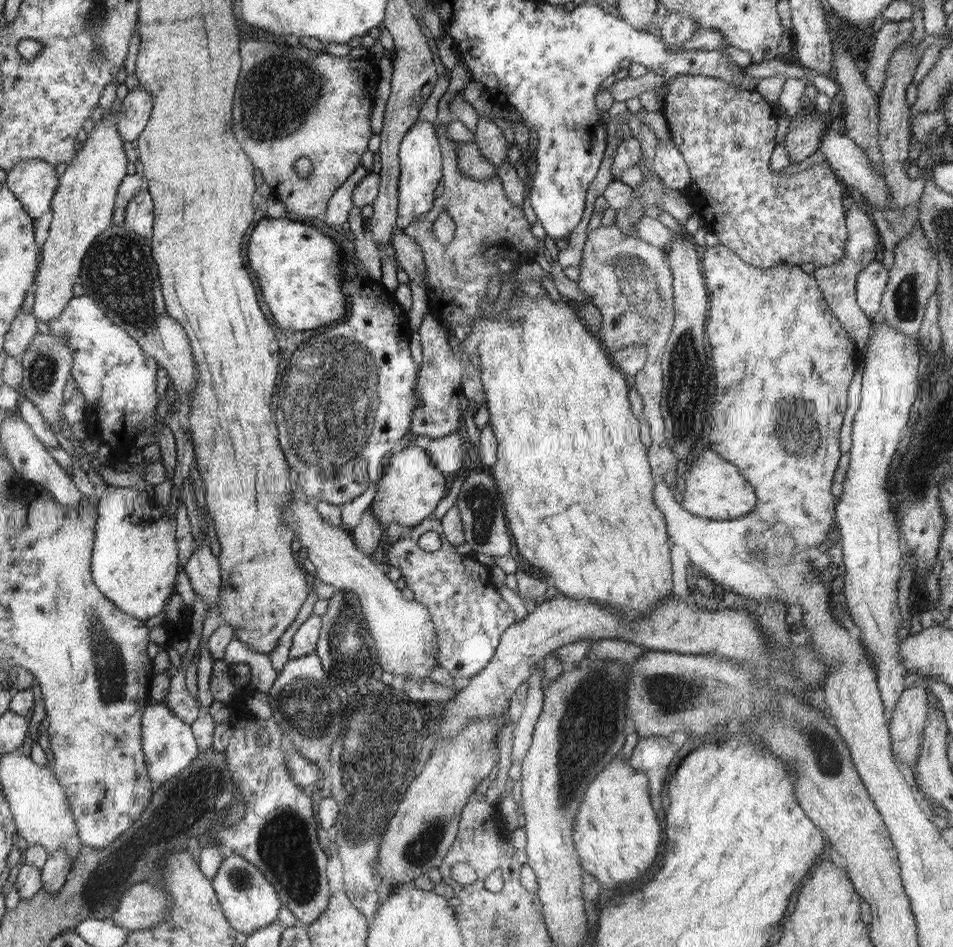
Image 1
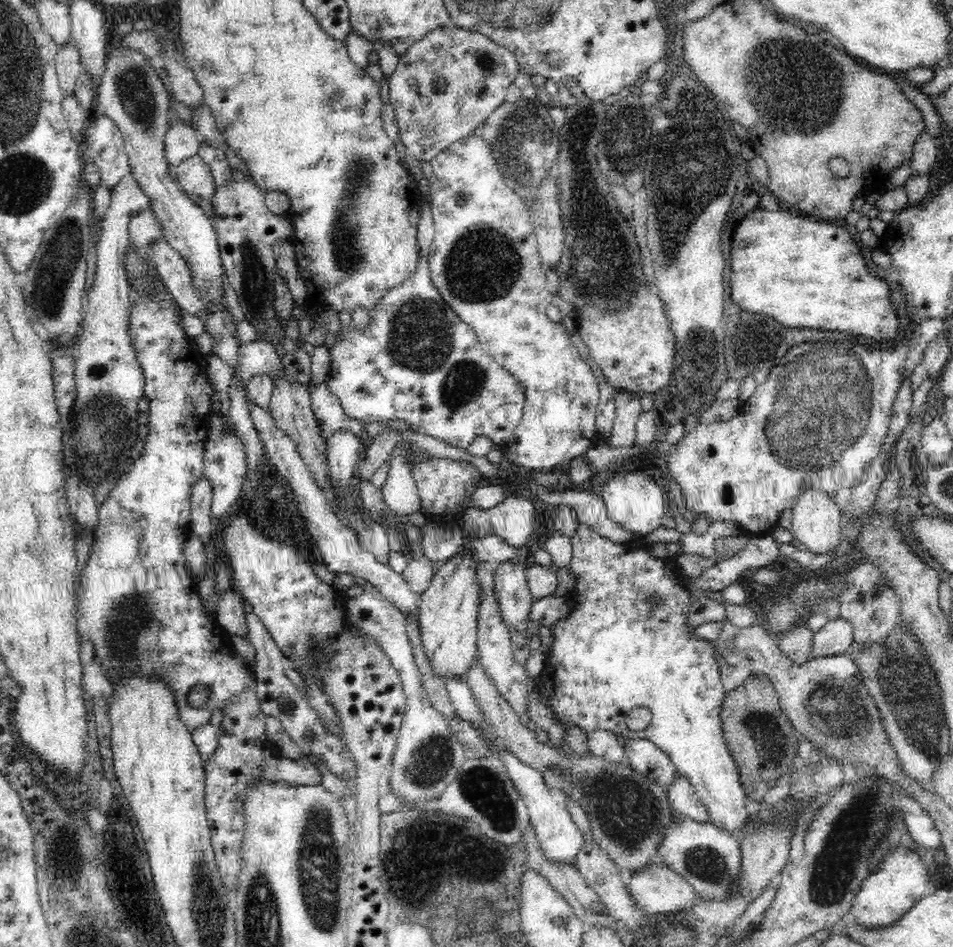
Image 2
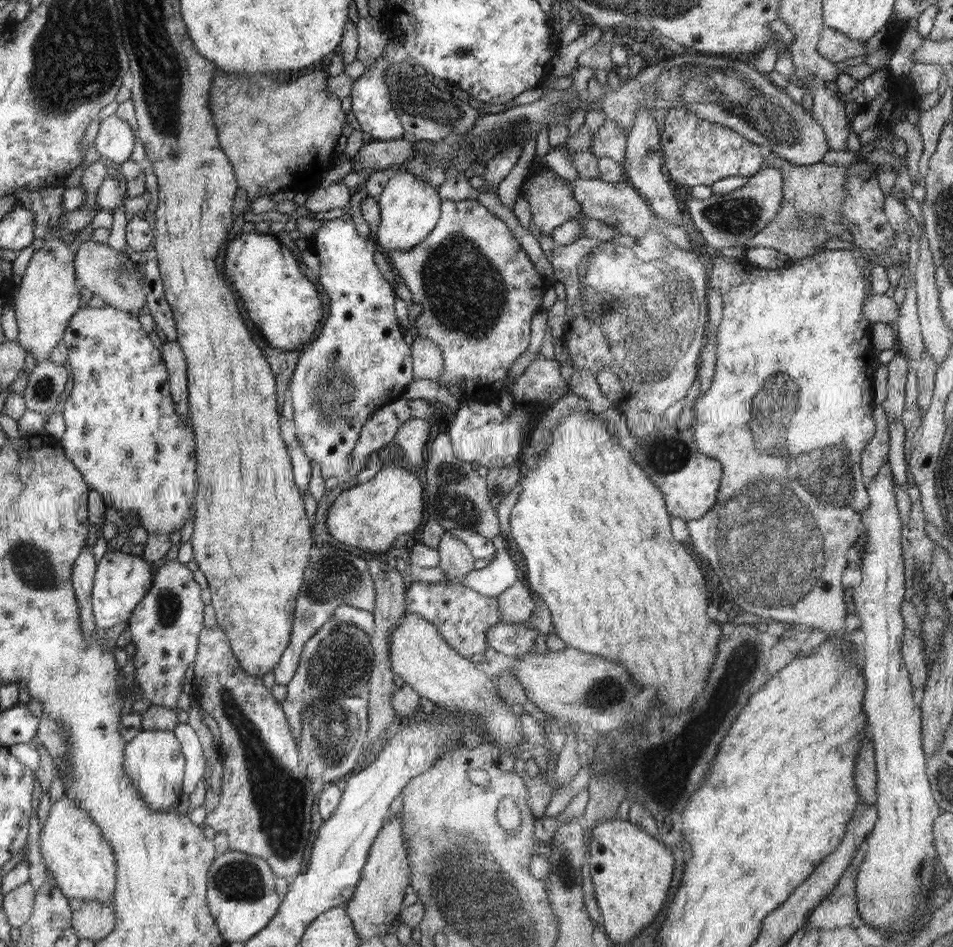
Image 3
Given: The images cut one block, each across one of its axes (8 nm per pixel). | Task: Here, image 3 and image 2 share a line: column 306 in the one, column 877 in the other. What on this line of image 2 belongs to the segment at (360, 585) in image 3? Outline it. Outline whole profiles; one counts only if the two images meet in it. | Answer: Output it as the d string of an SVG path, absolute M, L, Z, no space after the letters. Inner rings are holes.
M858 563L857 567L850 568L849 573L845 574L845 580L849 580L849 587L842 588L839 600L840 612L841 617L852 624L853 643L870 645L884 642L898 623L898 595L882 582L882 574L879 574L877 568L874 568L874 563Z

